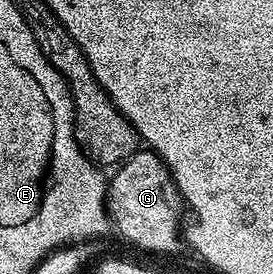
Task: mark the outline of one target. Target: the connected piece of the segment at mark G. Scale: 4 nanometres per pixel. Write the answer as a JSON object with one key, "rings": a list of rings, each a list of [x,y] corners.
{"rings":[[[145,147],[139,148],[113,173],[106,186],[106,211],[113,232],[118,232],[123,237],[119,238],[135,250],[174,253],[178,248],[183,248],[184,202],[168,167],[157,153]]]}

